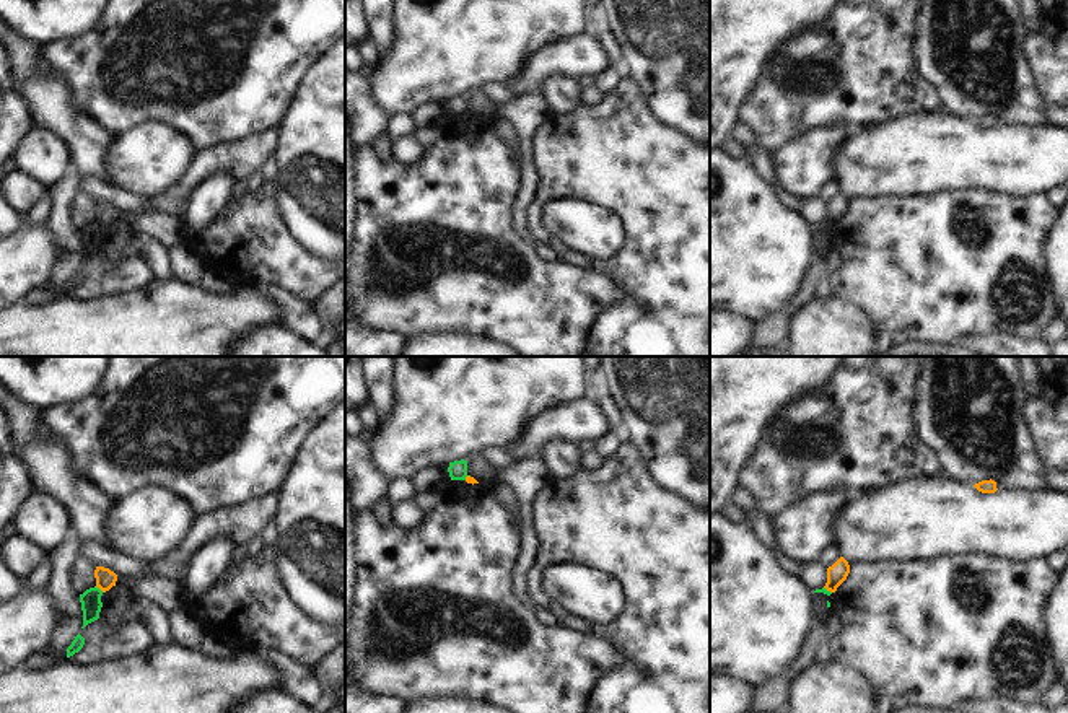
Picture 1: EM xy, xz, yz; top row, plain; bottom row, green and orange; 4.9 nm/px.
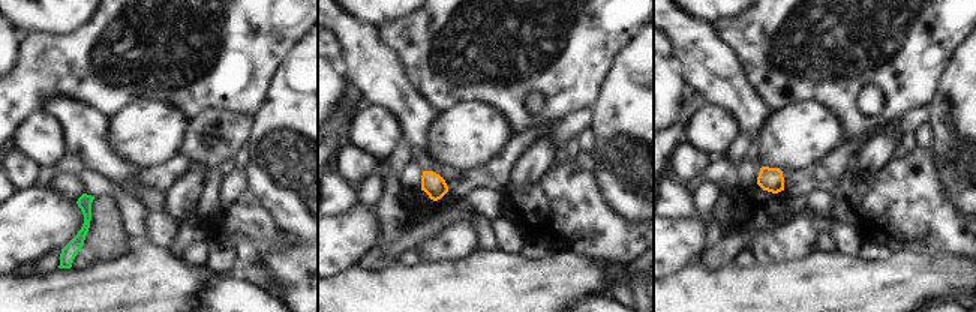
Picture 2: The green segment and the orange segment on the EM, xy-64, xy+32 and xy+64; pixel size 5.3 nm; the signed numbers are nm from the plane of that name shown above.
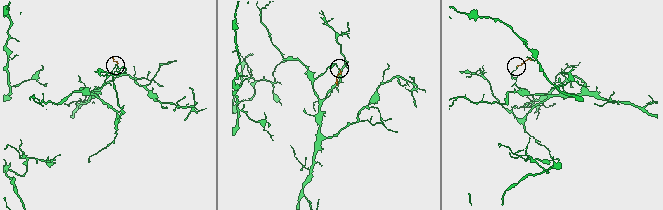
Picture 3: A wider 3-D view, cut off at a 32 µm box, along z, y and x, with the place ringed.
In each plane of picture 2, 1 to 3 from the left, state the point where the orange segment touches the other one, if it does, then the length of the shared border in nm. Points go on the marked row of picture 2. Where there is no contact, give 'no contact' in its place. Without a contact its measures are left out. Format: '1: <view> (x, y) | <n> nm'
1: no contact
2: no contact
3: no contact

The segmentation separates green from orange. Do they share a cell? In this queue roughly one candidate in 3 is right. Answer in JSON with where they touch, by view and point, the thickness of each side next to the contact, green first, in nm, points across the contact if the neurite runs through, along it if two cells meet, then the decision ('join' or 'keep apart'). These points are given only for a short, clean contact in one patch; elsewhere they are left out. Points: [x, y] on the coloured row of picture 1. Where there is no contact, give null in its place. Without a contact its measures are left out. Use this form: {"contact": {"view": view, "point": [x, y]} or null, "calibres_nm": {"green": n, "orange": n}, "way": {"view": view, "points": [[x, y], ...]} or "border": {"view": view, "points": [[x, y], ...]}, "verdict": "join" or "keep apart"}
{"contact": {"view": "xy", "point": [98, 588]}, "calibres_nm": {"green": 100, "orange": 100}, "border": {"view": "xy", "points": [[95, 586], [103, 591]]}, "verdict": "keep apart"}

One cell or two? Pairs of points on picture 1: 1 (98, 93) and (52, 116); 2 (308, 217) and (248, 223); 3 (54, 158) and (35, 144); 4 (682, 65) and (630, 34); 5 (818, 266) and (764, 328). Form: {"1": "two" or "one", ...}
{"1": "two", "2": "two", "3": "one", "4": "one", "5": "one"}

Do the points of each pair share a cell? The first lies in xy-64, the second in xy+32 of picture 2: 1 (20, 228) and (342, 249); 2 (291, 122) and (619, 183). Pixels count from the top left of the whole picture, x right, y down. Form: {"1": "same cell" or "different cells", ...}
{"1": "same cell", "2": "same cell"}

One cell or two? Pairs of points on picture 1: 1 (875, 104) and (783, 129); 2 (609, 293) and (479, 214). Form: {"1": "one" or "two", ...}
{"1": "one", "2": "one"}

